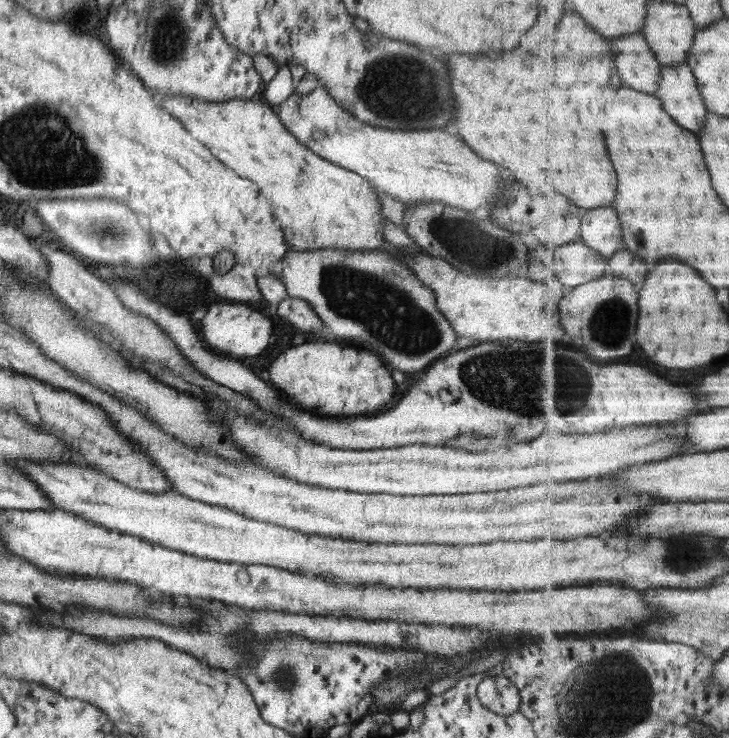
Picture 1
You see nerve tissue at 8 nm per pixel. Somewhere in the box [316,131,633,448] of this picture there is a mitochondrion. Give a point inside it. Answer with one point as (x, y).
(524, 382)

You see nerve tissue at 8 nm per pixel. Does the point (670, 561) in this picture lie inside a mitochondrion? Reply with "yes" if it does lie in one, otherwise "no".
yes

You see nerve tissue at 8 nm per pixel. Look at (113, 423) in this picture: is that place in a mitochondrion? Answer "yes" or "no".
no

